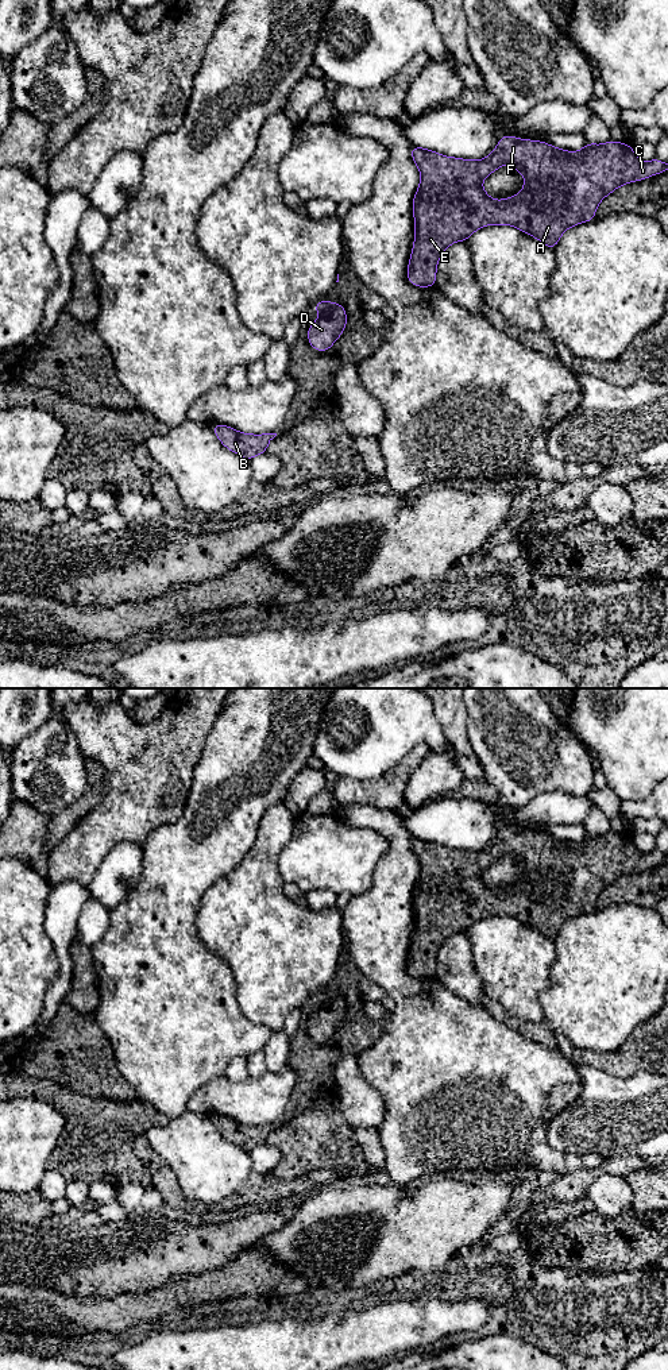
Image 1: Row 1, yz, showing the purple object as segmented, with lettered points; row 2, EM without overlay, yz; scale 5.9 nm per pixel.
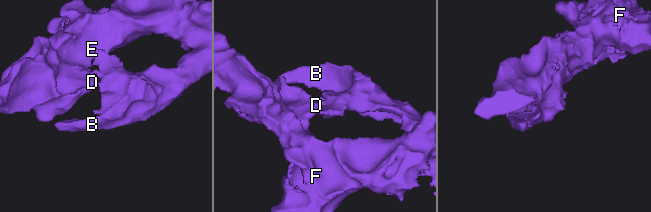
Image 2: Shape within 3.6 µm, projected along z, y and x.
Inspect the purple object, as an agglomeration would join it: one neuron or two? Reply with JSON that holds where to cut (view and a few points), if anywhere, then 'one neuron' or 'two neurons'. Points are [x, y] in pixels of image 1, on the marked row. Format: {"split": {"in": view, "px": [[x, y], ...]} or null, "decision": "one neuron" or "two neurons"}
{"split": {"in": "yz", "px": [[339, 304], [331, 305], [324, 312]]}, "decision": "two neurons"}

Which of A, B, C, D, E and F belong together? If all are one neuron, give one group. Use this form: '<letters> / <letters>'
A C D E F / B

